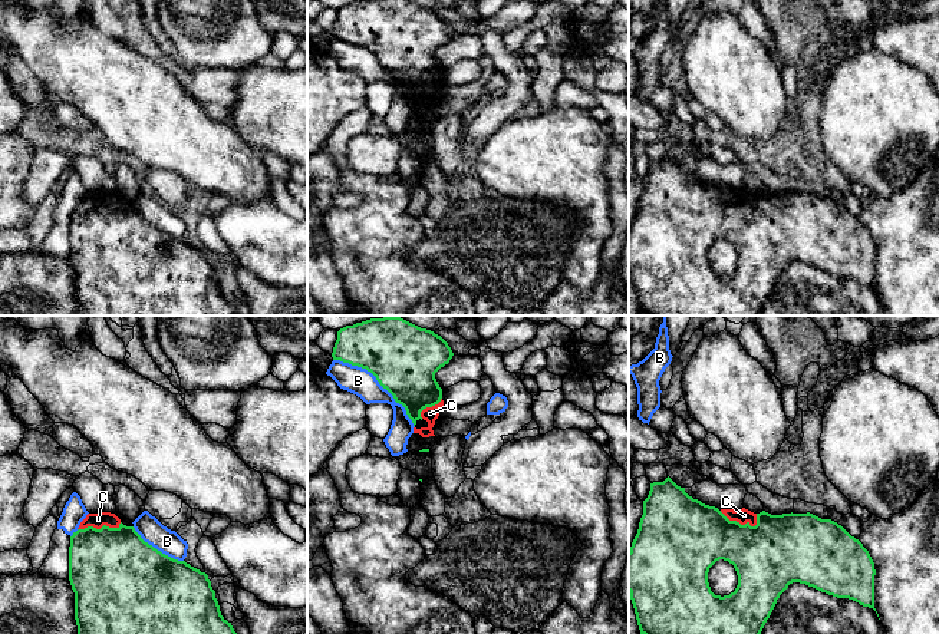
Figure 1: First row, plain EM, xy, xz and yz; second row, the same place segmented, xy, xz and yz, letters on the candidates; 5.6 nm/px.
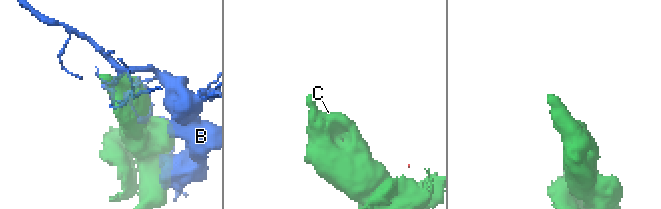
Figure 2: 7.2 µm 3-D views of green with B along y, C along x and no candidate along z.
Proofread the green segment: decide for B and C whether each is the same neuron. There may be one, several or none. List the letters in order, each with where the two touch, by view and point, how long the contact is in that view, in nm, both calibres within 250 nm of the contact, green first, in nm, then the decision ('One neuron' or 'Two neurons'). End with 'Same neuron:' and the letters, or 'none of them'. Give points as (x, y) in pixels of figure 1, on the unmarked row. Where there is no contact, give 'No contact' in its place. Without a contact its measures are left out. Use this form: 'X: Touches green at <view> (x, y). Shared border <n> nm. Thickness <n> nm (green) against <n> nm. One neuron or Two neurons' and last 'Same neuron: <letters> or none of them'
B: Touches green at xz (378, 59). Shared border 600 nm. Thickness 380 nm (green) against 150 nm. Two neurons
C: Touches green at yz (738, 201). Shared border 220 nm. Thickness 380 nm (green) against 80 nm. One neuron
Same neuron: C

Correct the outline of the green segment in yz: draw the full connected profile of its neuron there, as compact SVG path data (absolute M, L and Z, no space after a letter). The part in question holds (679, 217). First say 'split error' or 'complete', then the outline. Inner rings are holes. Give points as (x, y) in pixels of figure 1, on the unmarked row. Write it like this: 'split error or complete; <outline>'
split error; M669 155L663 161L650 162L648 176L643 179L643 194L639 201L637 212L629 230L629 271L635 287L640 313L646 316L760 316L767 298L770 297L777 278L793 261L805 262L821 271L837 277L849 277L863 285L874 287L874 241L863 222L851 215L841 204L831 198L821 198L810 191L807 192L782 192L771 194L765 189L754 192L745 186L741 189L718 188L693 178L685 171L685 166L678 165ZM719 238L734 244L738 254L738 264L729 274L715 274L708 261L709 247Z

